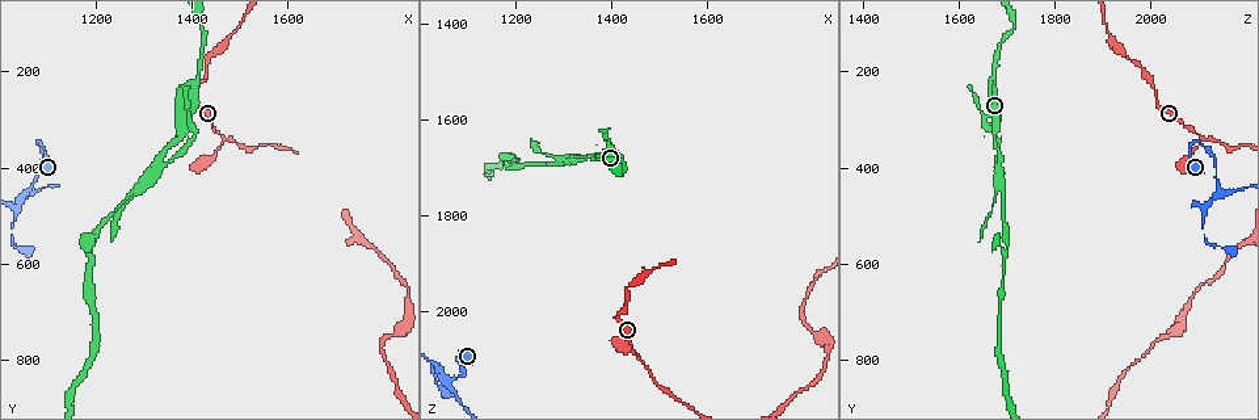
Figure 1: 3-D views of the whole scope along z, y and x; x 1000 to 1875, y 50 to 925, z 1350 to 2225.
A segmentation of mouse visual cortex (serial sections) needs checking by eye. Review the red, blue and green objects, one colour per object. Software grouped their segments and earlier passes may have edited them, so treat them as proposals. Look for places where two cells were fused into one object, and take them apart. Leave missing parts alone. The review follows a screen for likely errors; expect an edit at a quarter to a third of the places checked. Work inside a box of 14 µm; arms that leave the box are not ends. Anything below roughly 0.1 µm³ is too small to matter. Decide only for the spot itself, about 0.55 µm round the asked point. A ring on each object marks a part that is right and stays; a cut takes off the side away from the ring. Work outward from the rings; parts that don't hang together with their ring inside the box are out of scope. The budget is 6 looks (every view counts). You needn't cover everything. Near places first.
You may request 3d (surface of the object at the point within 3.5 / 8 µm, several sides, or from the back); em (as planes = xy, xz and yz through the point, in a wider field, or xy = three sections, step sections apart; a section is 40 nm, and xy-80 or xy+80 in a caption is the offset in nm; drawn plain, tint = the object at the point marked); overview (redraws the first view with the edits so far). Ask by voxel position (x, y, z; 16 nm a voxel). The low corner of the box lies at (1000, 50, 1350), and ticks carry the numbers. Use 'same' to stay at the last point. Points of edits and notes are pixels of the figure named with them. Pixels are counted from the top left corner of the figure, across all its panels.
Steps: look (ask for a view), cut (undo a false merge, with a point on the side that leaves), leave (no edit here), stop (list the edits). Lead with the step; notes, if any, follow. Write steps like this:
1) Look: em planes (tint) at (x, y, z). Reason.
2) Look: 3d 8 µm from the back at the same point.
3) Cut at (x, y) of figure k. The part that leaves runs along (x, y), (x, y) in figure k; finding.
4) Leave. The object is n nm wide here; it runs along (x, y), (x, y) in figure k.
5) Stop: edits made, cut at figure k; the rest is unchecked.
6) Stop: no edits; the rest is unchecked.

Look: 3d 3.5 µm at (1065, 445, 2140). Sharp bend.

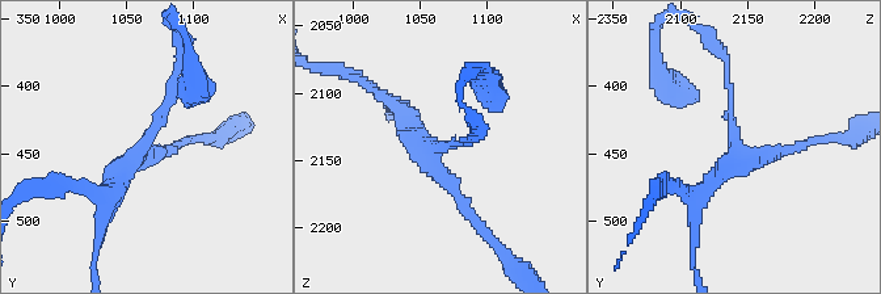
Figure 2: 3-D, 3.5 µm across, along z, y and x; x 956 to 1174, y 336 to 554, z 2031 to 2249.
Look: em xy step 5 (plain) at (1062, 448, 2144). Shape alone is not enough.

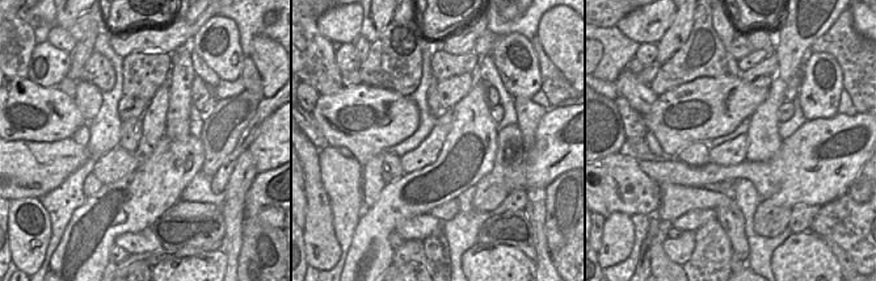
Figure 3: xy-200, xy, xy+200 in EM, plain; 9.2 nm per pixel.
Look: em xy step 5 (tint) at the same point.

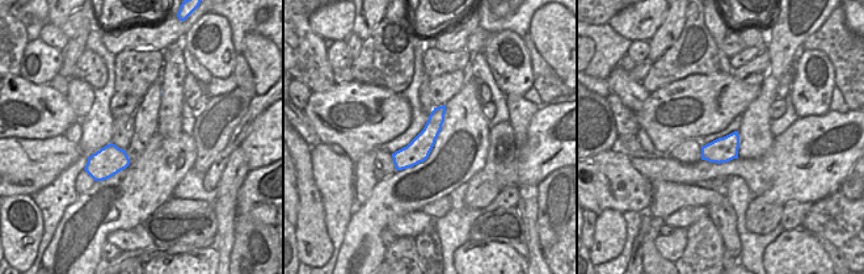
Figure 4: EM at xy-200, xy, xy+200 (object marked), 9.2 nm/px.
Leave. It runs along (178, 78), (101, 214) in figure 2; one cell here.

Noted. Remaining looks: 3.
Look: 3d 3.5 µm at (1470, 330, 2110). Two arms in line, one across.

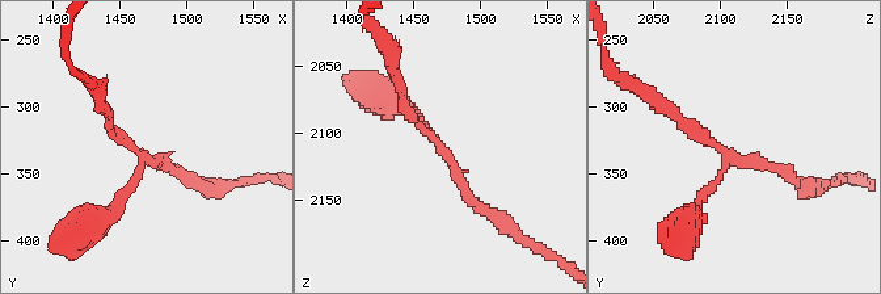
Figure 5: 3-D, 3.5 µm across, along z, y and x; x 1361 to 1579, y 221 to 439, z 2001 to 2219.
Look: em planes (tint) at (1466, 334, 2106). Now the EM.

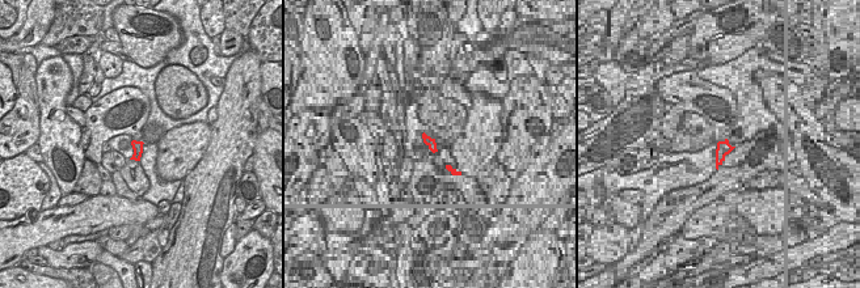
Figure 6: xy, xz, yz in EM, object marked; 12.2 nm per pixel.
Leave. 3 arms meet here; the arms are 150, 150, 150 nm wide; it runs along (669, 110), (729, 155), (688, 219) in figure 5; one cell here.

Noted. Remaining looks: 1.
Stop: no edits; the rest is unchecked.

